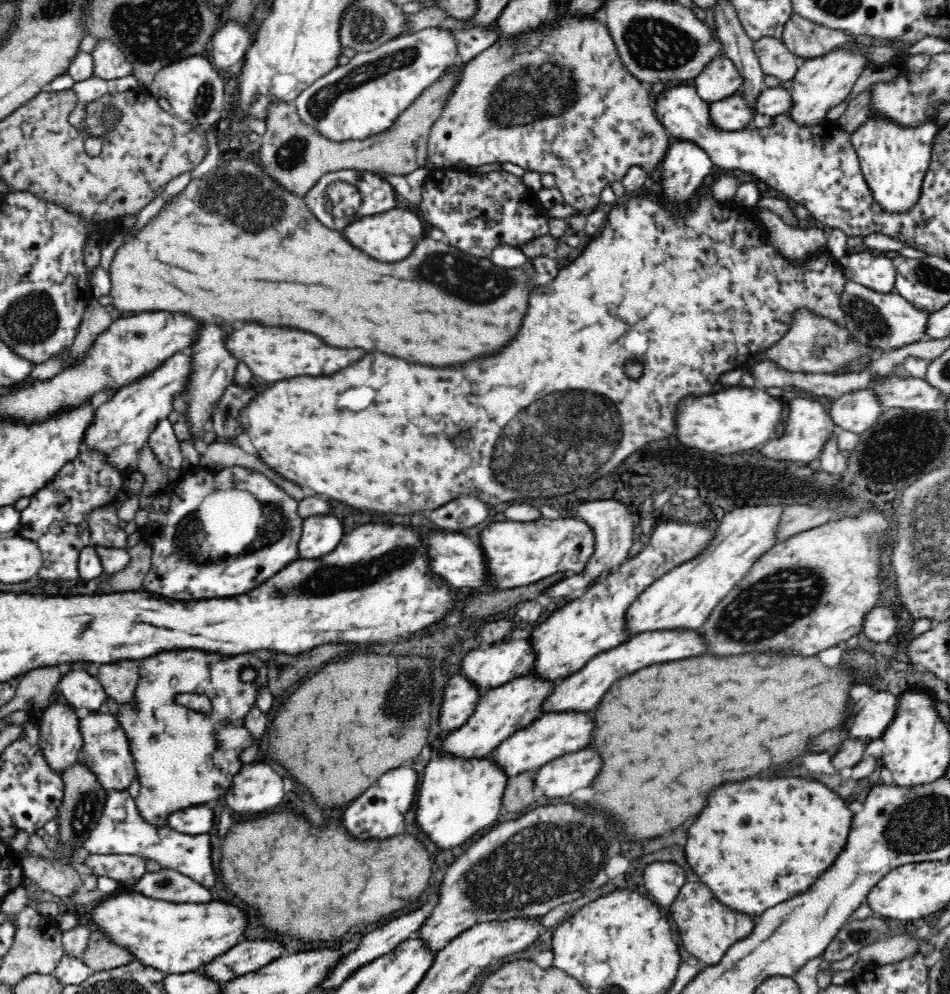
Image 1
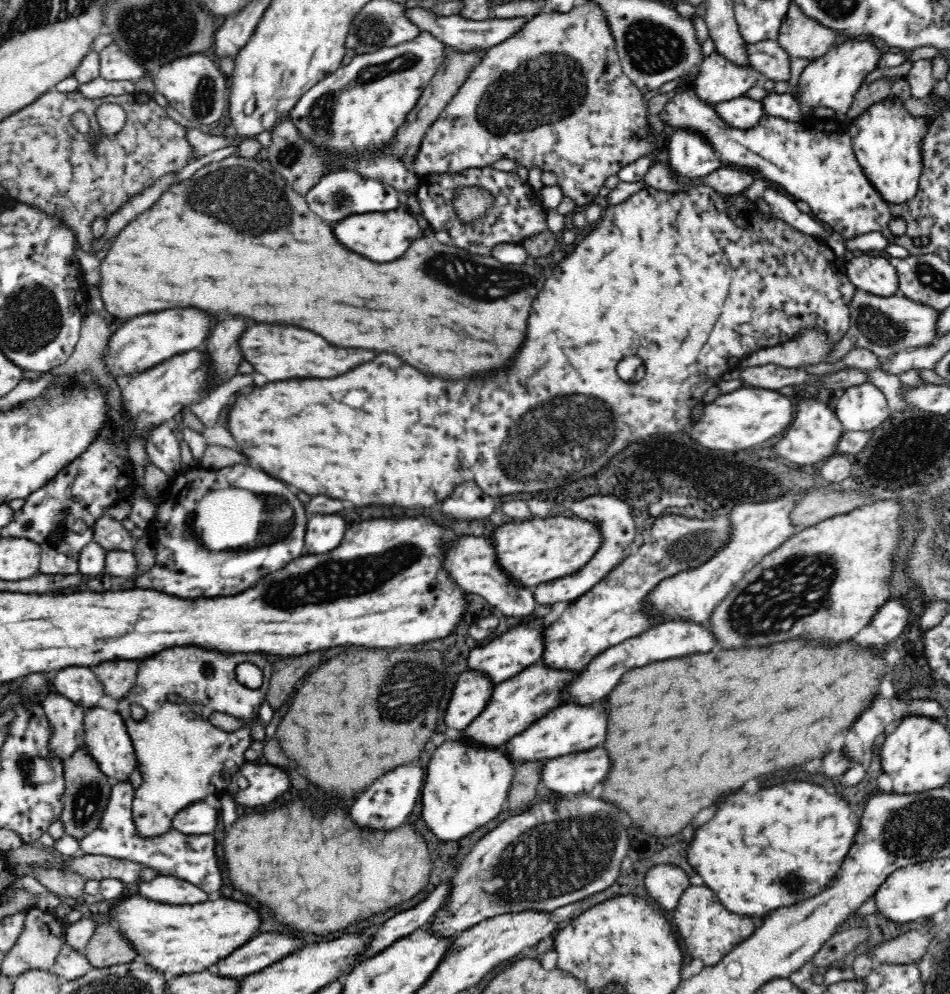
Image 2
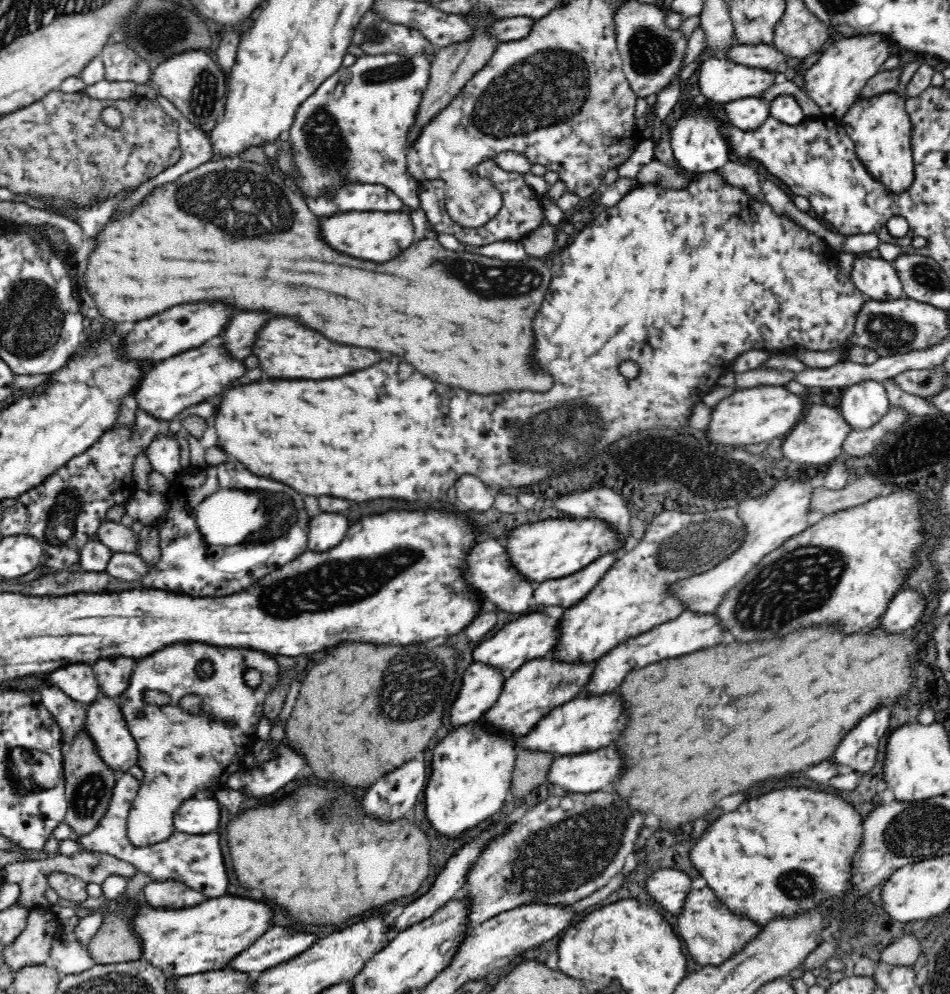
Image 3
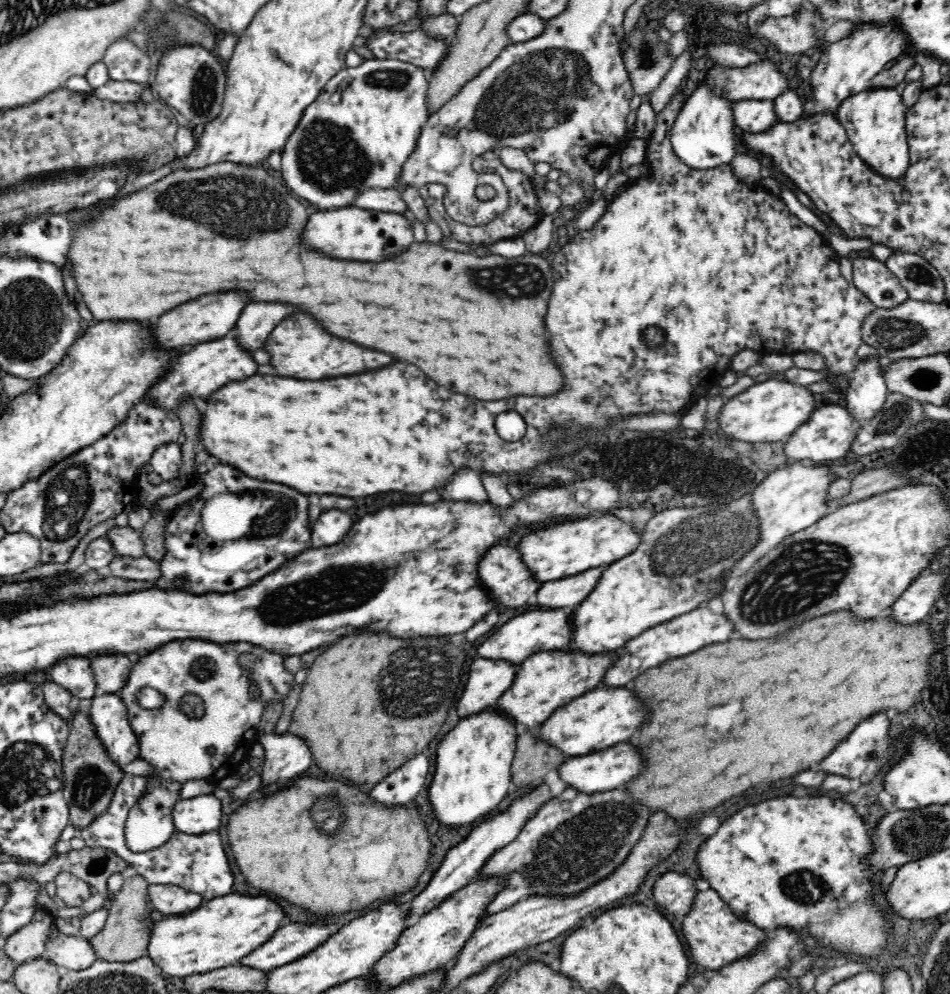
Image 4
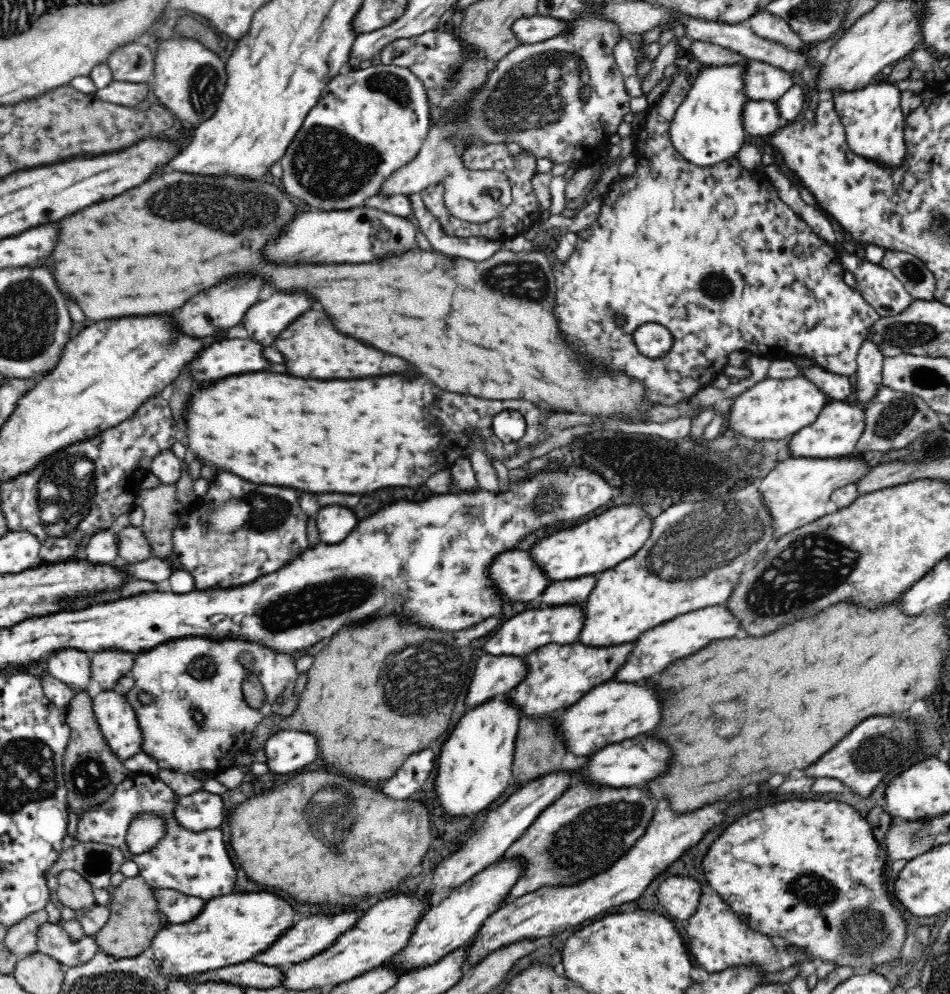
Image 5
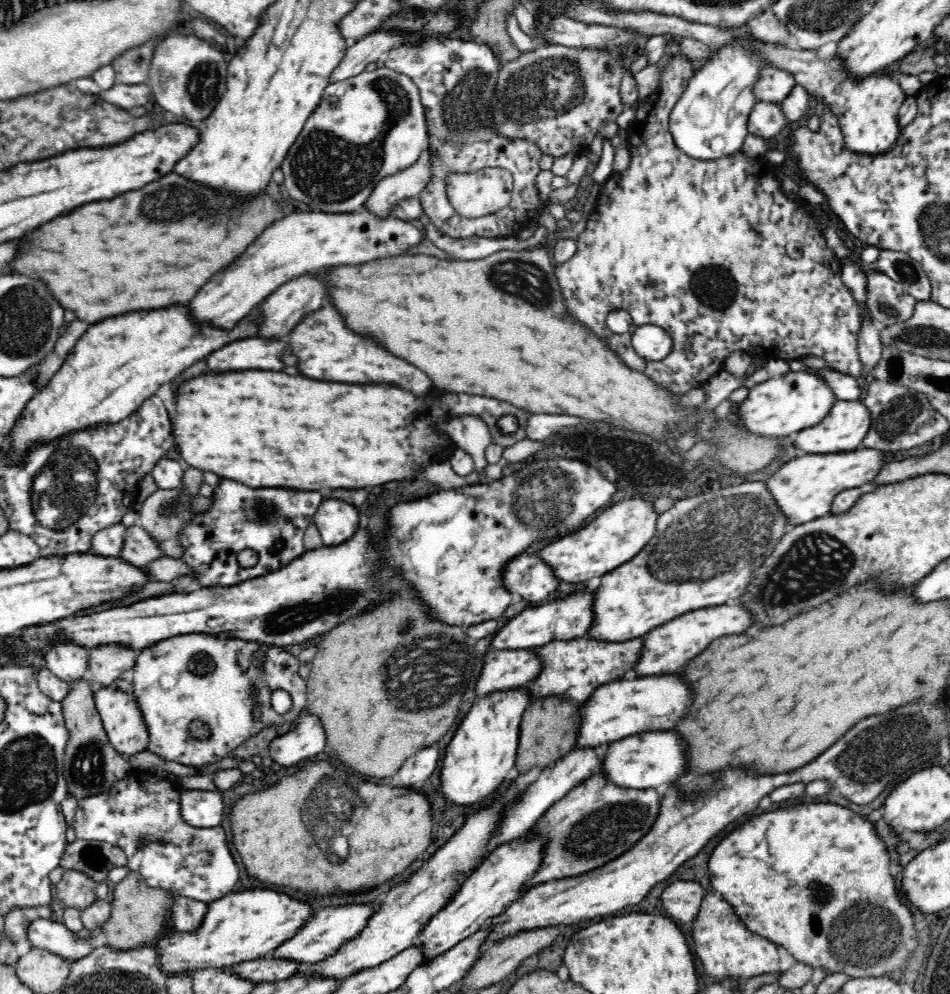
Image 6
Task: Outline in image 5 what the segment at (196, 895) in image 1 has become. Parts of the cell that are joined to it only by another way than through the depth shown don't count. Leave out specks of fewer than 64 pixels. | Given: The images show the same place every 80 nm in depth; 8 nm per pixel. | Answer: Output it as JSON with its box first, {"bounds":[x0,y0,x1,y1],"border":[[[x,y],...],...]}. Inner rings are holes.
{"bounds":[155,889,204,924],"border":[[[155,889],[155,897],[158,899],[160,910],[168,916],[172,924],[186,924],[194,920],[204,908],[204,902],[200,898],[188,896],[174,889]]]}

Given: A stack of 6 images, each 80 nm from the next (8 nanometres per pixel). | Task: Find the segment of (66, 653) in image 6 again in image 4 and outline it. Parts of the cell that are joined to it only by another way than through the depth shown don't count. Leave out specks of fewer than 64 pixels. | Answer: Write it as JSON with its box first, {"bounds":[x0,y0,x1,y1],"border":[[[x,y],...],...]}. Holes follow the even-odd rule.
{"bounds":[49,656,97,699],"border":[[[64,656],[49,668],[54,682],[63,686],[78,699],[92,699],[97,684],[91,667],[91,659],[85,656]]]}

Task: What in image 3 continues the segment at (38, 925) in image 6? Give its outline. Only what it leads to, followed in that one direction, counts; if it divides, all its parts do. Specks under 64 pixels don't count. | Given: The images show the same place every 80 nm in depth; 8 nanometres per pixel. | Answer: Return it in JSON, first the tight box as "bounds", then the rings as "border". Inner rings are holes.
{"bounds":[49,935,95,976],"border":[[[61,935],[60,938],[53,941],[49,952],[49,963],[61,976],[81,974],[95,966],[88,947],[80,945],[73,935]]]}

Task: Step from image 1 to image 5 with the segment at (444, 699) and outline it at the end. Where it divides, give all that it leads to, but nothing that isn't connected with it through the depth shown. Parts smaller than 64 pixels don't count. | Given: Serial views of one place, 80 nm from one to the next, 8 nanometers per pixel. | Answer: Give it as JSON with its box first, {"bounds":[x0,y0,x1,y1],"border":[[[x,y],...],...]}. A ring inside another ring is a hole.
{"bounds":[466,655,528,708],"border":[[[481,655],[466,696],[468,708],[495,697],[506,696],[526,678],[528,671],[526,656]]]}

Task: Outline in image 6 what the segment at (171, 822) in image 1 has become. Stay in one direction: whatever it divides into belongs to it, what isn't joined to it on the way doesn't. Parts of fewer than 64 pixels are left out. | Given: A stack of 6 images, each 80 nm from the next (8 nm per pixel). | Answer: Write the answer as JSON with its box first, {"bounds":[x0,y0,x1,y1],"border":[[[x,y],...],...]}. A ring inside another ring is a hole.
{"bounds":[181,790,224,827],"border":[[[188,790],[181,794],[182,818],[191,826],[216,827],[222,824],[224,803],[220,790]]]}

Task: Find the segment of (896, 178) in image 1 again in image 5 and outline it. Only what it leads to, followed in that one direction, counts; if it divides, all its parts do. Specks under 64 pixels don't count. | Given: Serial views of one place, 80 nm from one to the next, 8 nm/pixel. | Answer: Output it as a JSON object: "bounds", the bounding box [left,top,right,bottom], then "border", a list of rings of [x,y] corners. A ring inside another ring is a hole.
{"bounds":[830,82,906,166],"border":[[[872,82],[854,91],[830,91],[834,108],[845,128],[845,139],[856,154],[898,166],[904,160],[906,118],[901,109],[901,91],[896,83]]]}

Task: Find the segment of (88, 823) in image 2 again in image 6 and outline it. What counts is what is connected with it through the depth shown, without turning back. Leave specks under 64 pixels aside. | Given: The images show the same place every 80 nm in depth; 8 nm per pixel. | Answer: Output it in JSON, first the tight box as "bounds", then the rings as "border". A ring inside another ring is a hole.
{"bounds":[61,678,132,800],"border":[[[78,678],[68,686],[68,695],[61,701],[62,714],[68,729],[68,740],[63,756],[63,768],[69,792],[80,800],[112,788],[112,782],[121,780],[132,767],[127,757],[119,753],[108,738],[99,712],[95,707],[93,680]]]}

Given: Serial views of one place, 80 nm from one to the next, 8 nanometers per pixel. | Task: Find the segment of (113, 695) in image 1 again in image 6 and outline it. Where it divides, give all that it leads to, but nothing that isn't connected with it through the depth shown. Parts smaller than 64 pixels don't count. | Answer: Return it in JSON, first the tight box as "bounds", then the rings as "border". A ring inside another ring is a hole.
{"bounds":[88,644,136,686],"border":[[[118,644],[90,648],[88,664],[92,674],[91,680],[101,686],[111,686],[120,678],[122,672],[133,668],[134,662],[136,652],[130,648],[122,648]]]}

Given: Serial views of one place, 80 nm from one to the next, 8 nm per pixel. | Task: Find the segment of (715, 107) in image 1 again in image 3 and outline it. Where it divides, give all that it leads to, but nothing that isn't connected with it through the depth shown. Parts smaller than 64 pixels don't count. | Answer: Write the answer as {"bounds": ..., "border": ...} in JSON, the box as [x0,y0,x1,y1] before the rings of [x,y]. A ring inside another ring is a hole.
{"bounds":[721,98,771,131],"border":[[[743,98],[723,104],[721,110],[724,117],[743,131],[753,131],[760,128],[771,116],[771,102],[760,98]]]}

